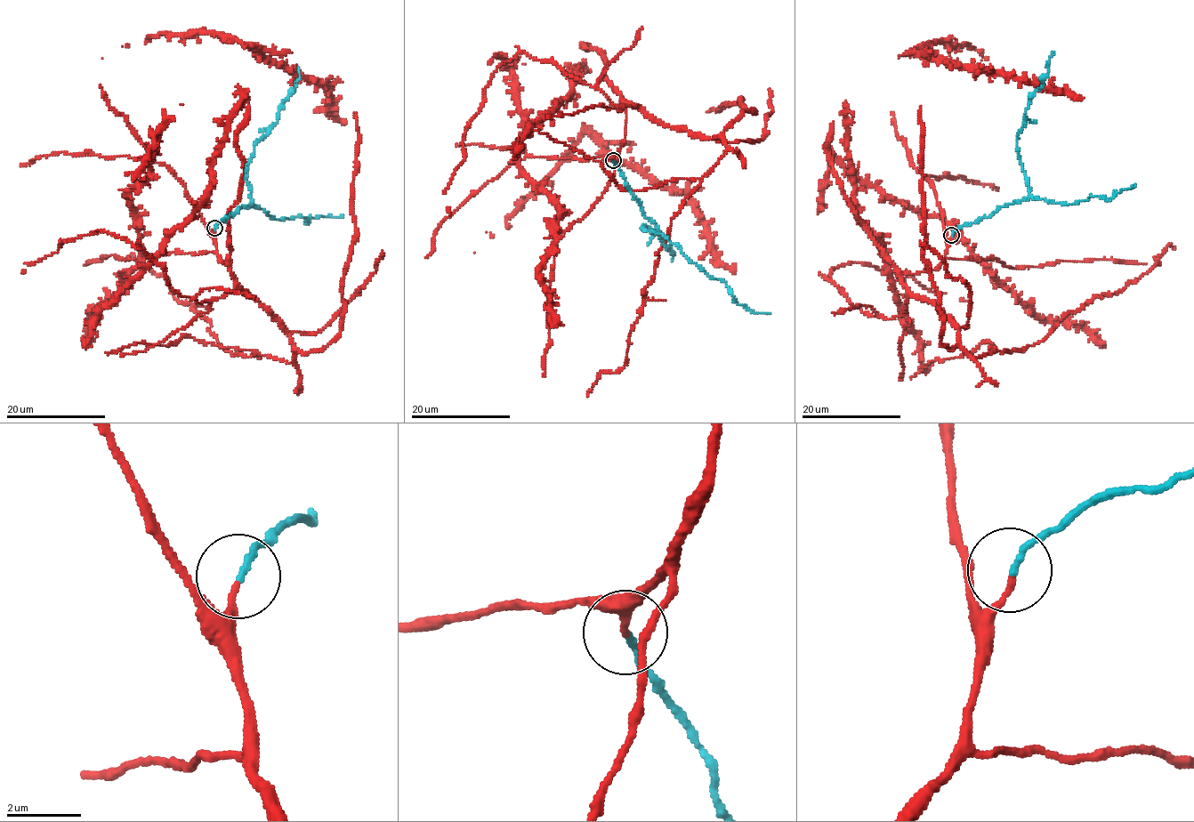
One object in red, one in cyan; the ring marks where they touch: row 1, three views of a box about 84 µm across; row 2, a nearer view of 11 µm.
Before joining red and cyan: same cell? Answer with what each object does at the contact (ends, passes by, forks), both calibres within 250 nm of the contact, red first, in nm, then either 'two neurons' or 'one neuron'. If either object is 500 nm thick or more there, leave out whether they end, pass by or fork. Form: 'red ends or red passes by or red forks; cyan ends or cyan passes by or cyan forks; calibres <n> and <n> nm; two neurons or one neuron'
red ends; cyan ends; calibres 160 and 160 nm; one neuron

